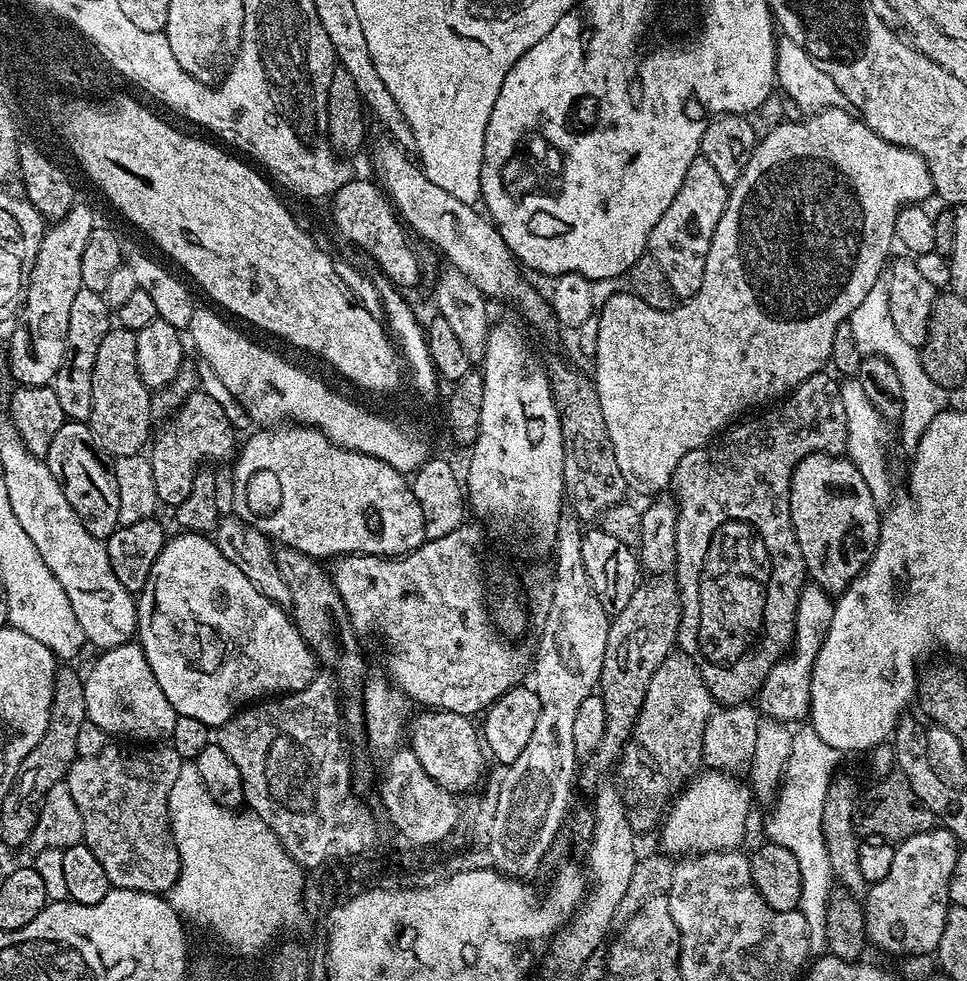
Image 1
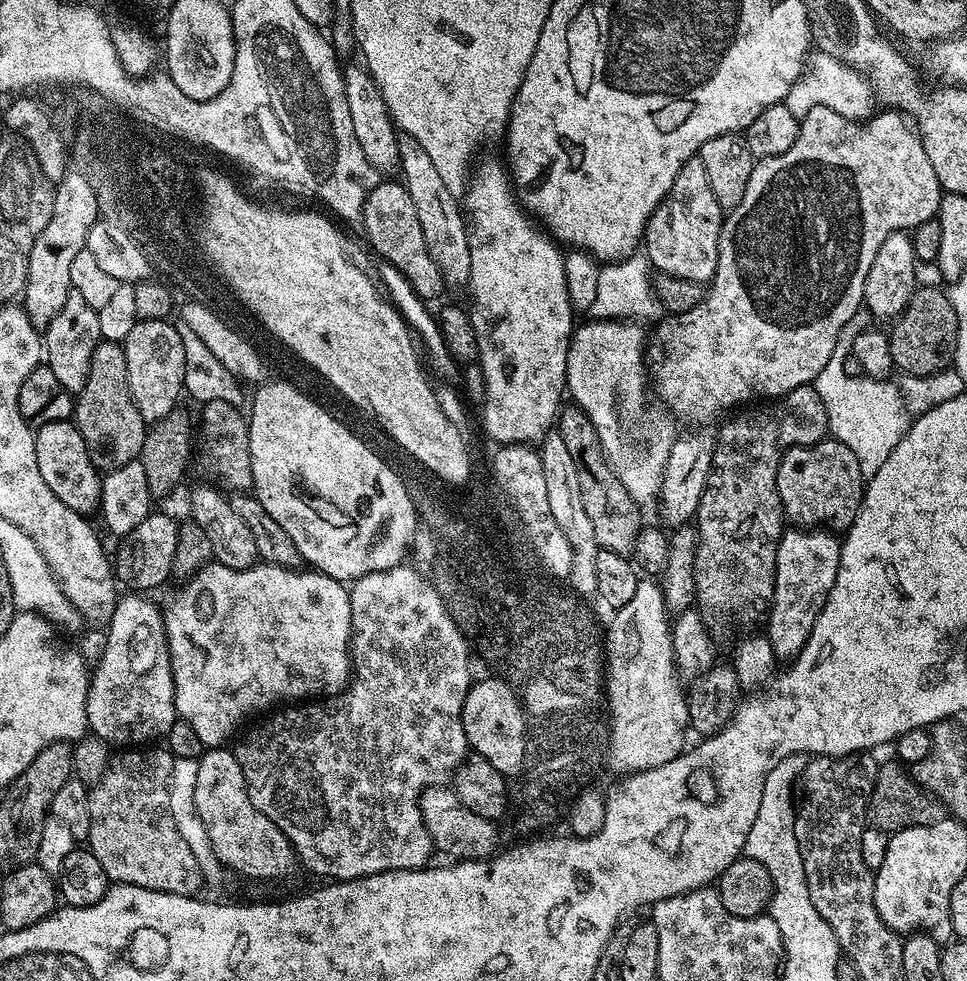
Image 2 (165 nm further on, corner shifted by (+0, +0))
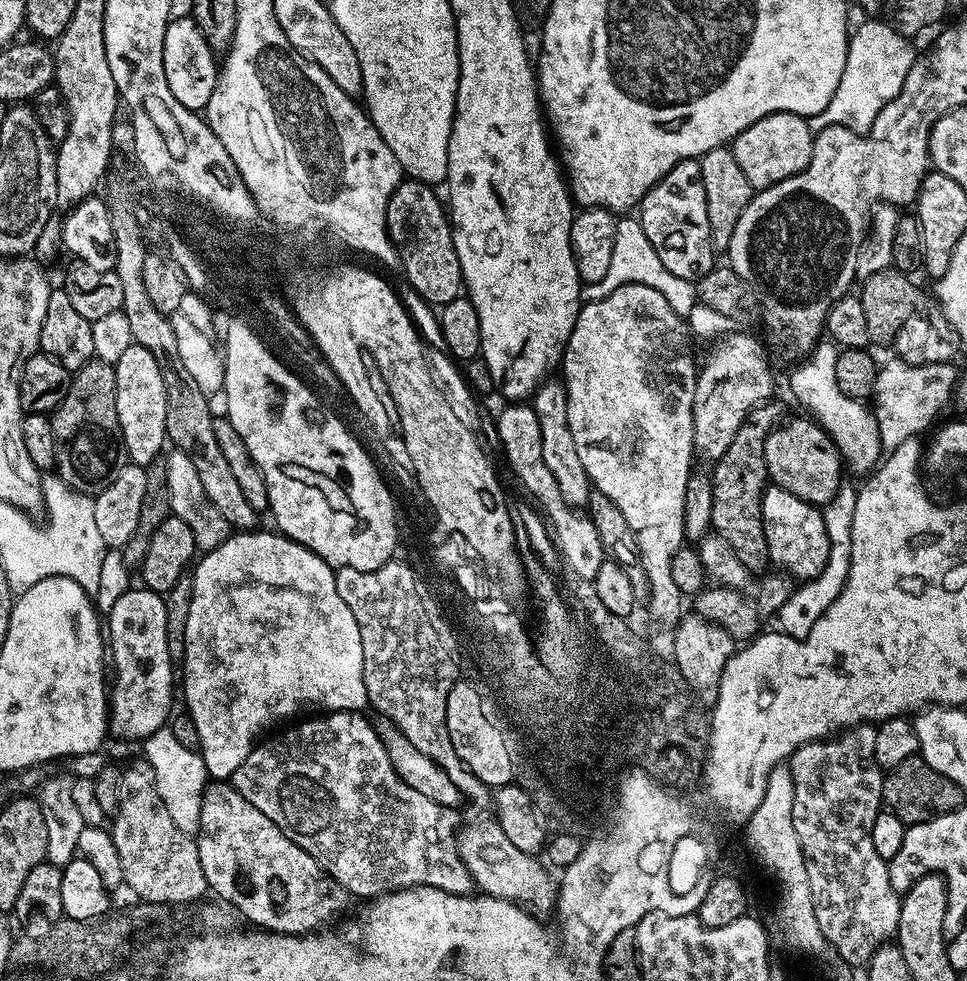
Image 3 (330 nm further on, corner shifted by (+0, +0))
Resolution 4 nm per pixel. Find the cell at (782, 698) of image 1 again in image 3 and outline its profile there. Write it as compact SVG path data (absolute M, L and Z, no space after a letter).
M775 486L765 487L760 505L769 561L796 582L812 580L820 575L830 556L830 538L827 537L823 511L802 498L794 498L790 490Z

